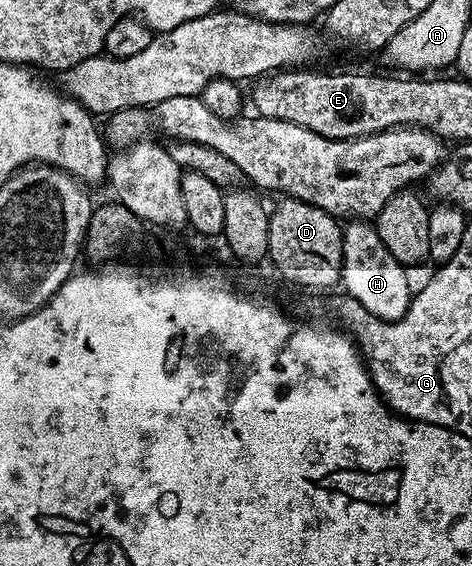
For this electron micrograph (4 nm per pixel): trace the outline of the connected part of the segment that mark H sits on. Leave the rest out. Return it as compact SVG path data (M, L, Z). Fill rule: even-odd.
M350 222L341 229L342 234L342 274L340 284L345 295L356 298L368 314L378 320L400 320L410 308L412 287L406 277L407 269L388 254L388 248L380 242L378 229L370 222Z

